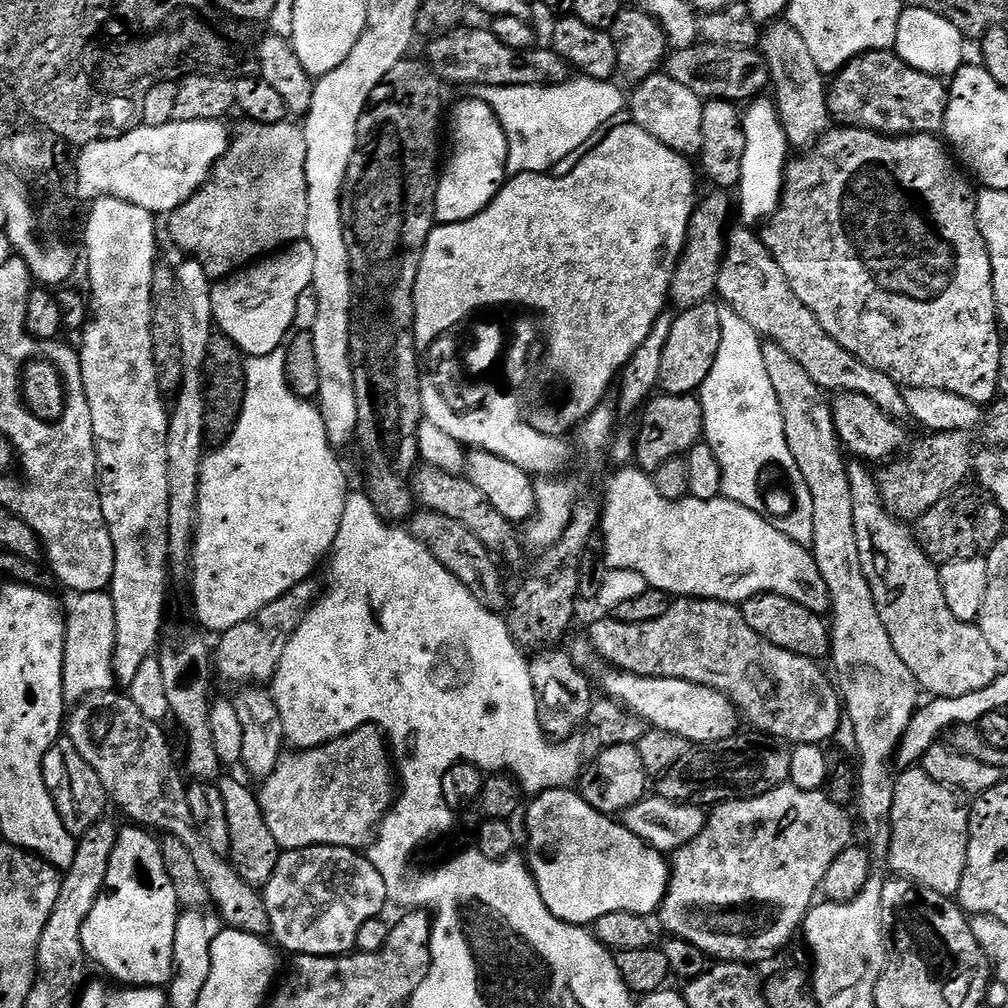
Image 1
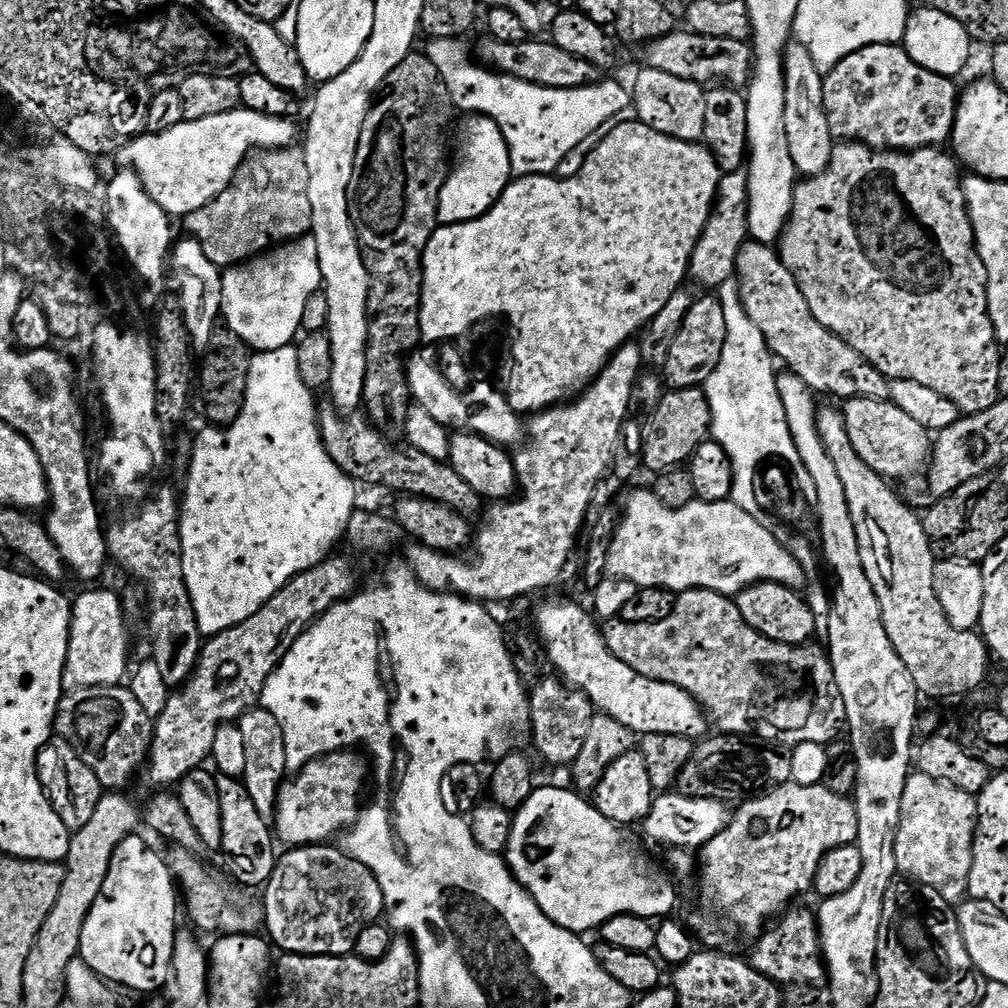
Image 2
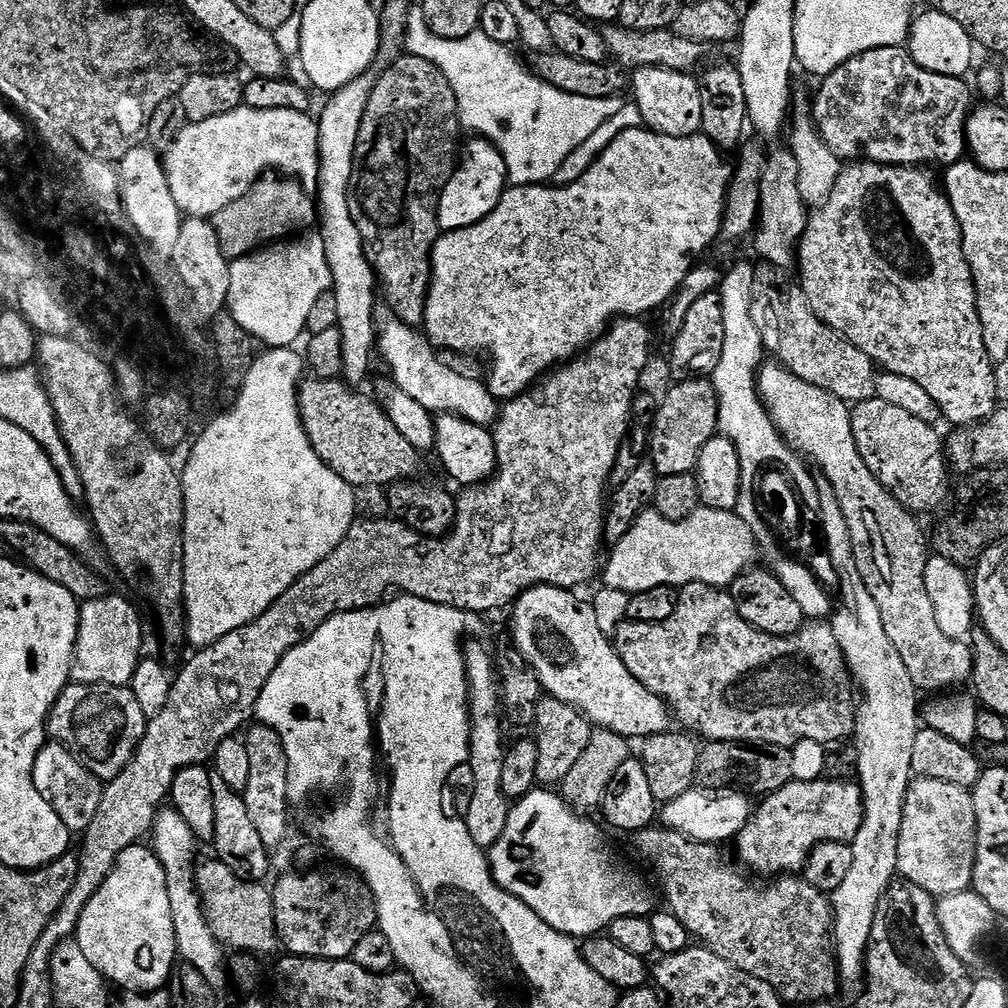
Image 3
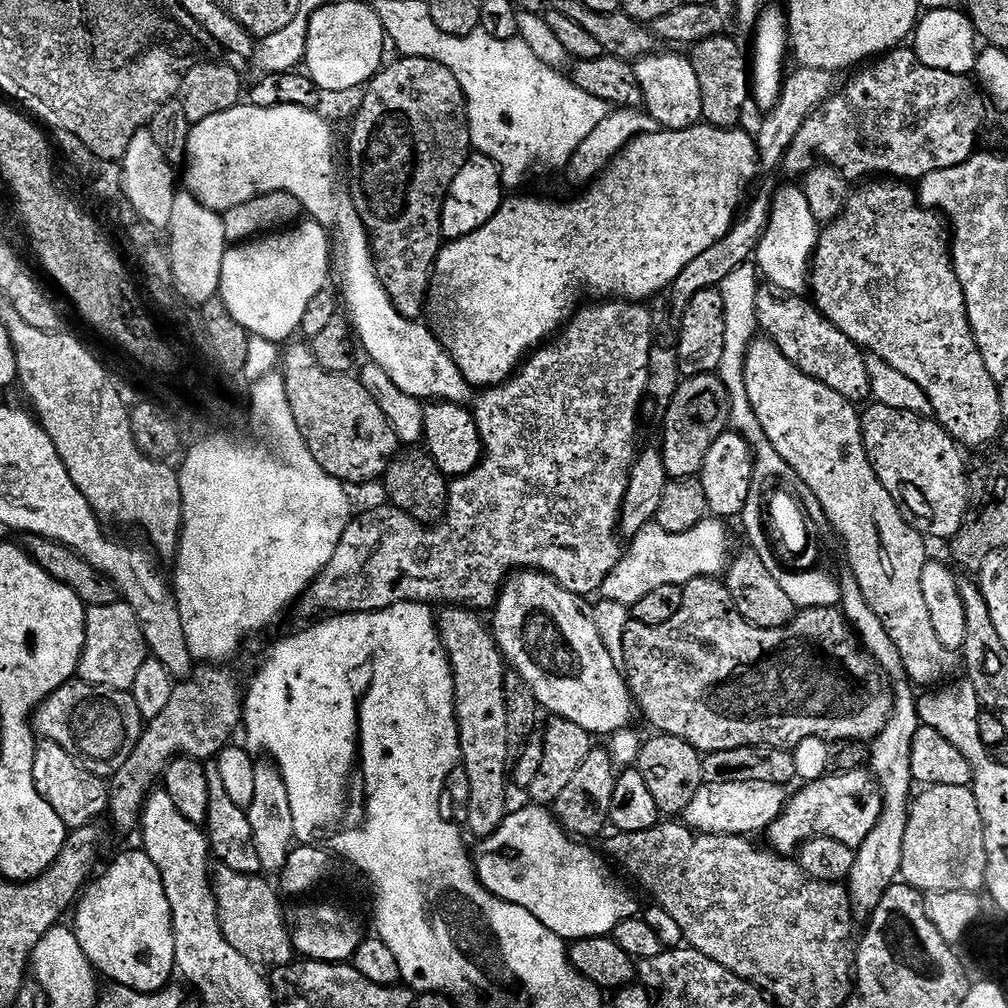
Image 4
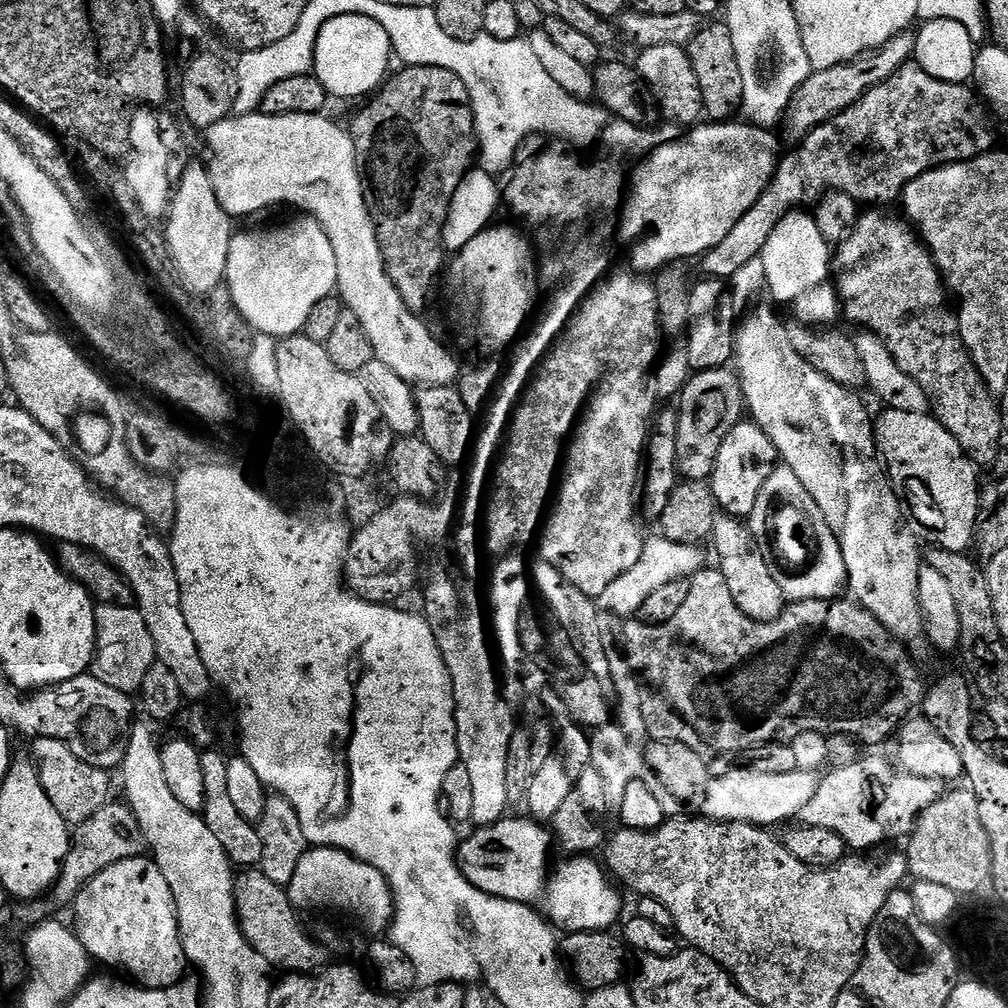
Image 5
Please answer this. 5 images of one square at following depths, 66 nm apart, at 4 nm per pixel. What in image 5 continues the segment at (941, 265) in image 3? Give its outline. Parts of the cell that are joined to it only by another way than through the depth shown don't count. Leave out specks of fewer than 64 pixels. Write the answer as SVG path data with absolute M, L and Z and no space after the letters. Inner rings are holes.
M888 210L861 211L856 217L851 234L841 240L835 249L830 260L830 272L834 277L842 316L861 324L861 329L874 333L885 344L893 362L914 382L918 382L928 399L931 415L942 426L946 426L950 434L954 434L968 459L977 466L991 466L1002 444L1000 435L1005 435L1006 432L1000 421L997 401L984 385L984 380L972 365L968 351L964 348L957 313L948 309L946 285L940 279L932 253L907 219L897 216L891 216Z

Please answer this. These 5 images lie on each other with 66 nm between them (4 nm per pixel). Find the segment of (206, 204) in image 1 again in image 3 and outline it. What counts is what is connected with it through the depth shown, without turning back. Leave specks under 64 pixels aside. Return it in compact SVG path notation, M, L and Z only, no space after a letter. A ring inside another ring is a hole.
M270 174L257 180L246 195L238 198L238 202L230 202L226 210L211 217L210 223L218 236L220 253L231 262L315 229L318 224L318 204L313 193L299 180Z

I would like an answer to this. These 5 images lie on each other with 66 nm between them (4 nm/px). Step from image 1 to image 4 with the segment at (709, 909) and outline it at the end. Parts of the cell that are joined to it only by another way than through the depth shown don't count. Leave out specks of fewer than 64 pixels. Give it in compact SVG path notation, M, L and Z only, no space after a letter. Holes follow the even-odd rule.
M868 770L829 774L821 780L805 783L801 788L804 789L789 799L779 818L766 829L766 844L771 851L792 854L816 836L829 836L838 842L846 842L851 848L860 848L884 809L880 786Z

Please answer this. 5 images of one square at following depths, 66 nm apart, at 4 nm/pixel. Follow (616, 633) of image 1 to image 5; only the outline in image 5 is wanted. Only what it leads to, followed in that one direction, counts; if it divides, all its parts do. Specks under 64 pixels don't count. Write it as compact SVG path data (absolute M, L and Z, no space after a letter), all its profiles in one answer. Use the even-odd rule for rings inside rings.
M705 566L690 578L690 594L686 603L665 624L643 624L639 618L632 618L622 628L622 647L624 655L632 671L640 677L646 687L640 694L640 709L644 719L642 728L652 735L653 741L673 740L682 746L690 746L690 750L701 754L728 756L737 752L759 749L777 742L791 742L798 734L817 732L823 736L846 734L855 736L861 745L880 744L888 735L895 733L913 715L912 708L919 709L924 702L926 684L924 676L907 647L895 636L891 636L872 615L859 604L848 598L835 600L798 600L789 603L777 620L770 622L754 622L734 606L734 598L730 598L730 589L726 586L726 578L722 578L719 567Z

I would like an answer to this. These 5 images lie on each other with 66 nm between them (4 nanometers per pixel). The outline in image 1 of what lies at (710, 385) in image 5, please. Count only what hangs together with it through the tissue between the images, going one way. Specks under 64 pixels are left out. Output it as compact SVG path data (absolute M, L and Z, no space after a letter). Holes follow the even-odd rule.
M653 395L652 399L644 405L639 420L640 428L638 427L636 432L635 463L641 472L649 474L656 472L658 466L662 466L662 462L670 462L671 460L687 457L688 451L695 444L701 443L704 435L702 406L695 395Z

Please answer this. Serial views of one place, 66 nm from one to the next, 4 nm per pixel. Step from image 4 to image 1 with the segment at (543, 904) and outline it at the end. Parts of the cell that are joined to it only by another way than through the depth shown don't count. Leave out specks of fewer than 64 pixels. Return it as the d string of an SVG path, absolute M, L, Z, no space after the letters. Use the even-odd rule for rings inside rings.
M551 788L548 792L541 792L531 803L528 813L527 808L523 813L524 832L528 835L526 863L536 879L542 902L546 902L554 918L567 924L592 926L598 918L602 918L602 914L633 912L639 916L651 917L659 913L670 875L670 864L665 853L630 834L623 823L594 810L580 797L579 791Z

